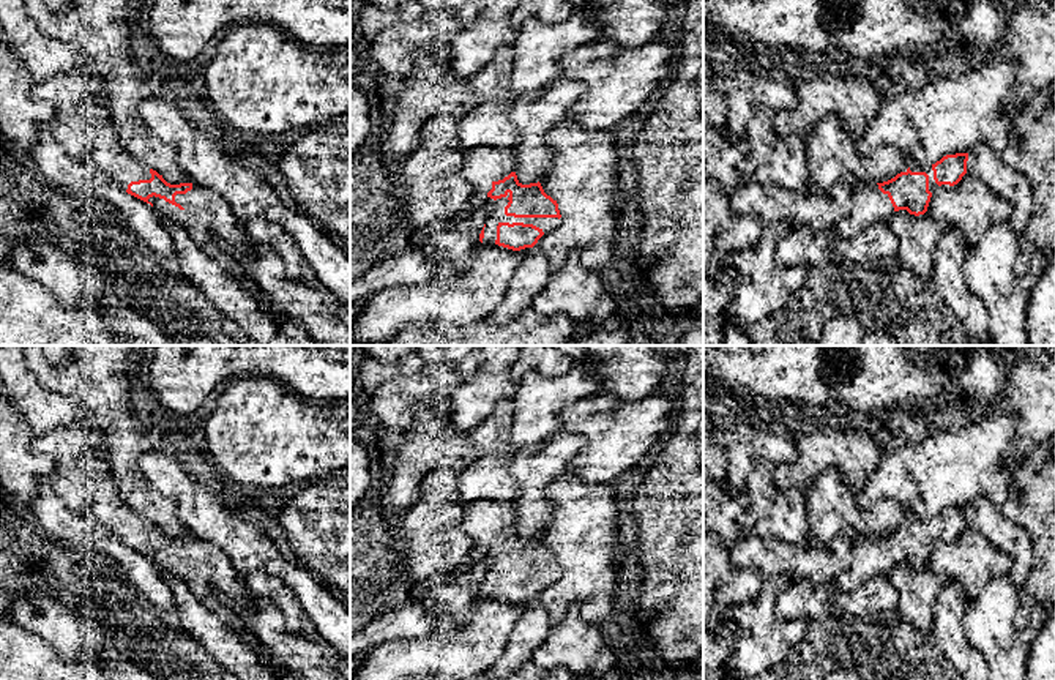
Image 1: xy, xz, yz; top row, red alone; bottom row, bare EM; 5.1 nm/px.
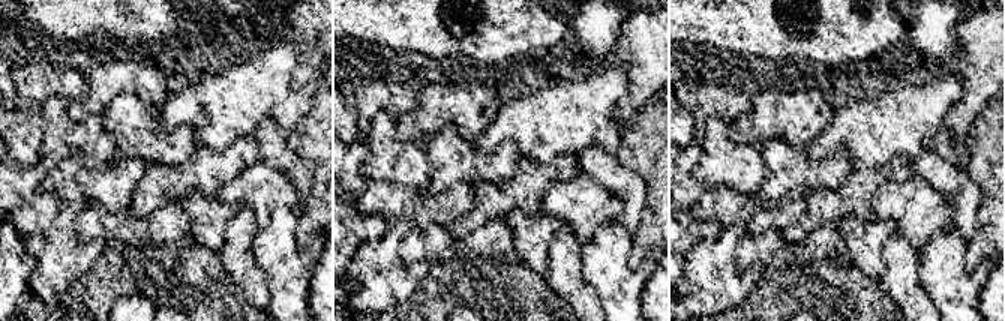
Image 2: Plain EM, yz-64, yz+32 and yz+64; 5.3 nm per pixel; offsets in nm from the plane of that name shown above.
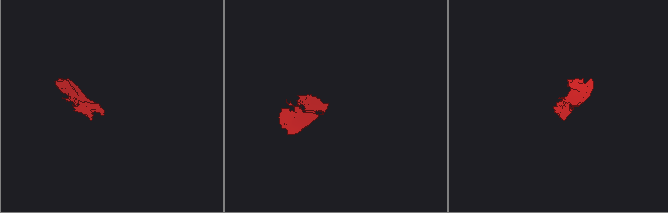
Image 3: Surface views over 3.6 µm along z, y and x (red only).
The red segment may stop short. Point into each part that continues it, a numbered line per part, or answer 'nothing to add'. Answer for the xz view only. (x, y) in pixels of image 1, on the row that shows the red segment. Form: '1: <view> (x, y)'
1: xz (484, 164)

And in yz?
1: yz (869, 204)

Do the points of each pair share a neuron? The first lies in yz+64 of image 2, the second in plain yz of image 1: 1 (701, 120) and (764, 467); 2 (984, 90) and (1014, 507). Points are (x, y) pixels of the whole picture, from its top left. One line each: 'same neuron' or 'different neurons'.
1: different neurons
2: different neurons

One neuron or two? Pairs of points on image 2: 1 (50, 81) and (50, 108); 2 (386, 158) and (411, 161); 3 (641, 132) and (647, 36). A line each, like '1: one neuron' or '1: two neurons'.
1: two neurons
2: one neuron
3: two neurons

